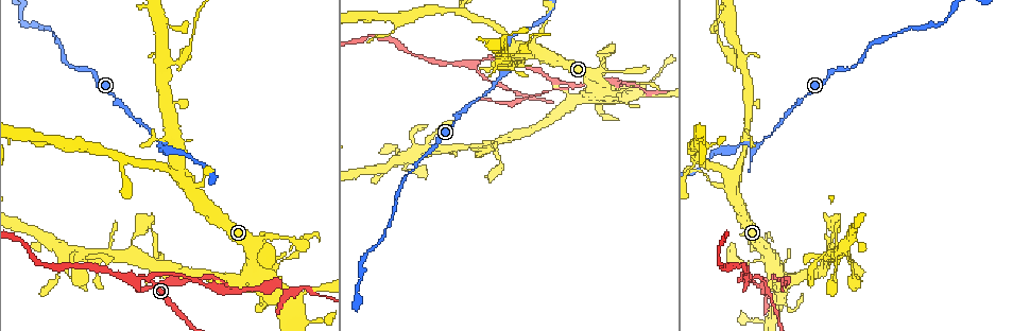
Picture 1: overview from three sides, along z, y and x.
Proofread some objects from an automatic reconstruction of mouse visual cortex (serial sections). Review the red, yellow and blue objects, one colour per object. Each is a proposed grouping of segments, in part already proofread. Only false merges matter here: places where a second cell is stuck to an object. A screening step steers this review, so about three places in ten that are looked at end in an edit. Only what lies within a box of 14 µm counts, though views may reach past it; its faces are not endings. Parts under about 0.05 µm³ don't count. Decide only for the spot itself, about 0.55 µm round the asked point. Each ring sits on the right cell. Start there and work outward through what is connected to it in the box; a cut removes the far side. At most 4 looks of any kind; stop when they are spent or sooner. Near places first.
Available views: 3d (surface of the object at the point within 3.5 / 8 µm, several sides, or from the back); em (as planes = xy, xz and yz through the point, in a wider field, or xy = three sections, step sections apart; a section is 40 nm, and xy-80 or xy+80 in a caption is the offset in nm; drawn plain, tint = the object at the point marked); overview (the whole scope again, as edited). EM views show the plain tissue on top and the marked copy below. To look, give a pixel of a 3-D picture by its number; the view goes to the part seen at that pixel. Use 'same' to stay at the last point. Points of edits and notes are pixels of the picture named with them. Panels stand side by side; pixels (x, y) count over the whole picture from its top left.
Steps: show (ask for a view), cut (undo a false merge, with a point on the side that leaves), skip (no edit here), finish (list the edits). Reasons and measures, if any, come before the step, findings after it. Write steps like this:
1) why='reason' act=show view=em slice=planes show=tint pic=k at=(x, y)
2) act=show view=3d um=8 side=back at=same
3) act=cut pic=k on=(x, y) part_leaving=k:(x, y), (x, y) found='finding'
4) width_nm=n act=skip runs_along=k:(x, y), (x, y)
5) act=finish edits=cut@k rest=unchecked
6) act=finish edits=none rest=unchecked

why='calibre changes' act=show view=3d um=3.5 side=back pic=1 at=(597, 82)

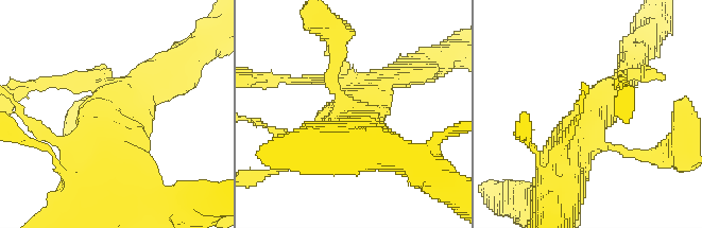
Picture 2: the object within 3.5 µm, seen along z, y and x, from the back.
act=skip runs_along=2:(614, 91), (570, 146), (549, 203) found='continuous, no second cell'

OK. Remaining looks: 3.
why='sharp bend' act=show view=3d um=3.5 pic=1 at=(421, 149)

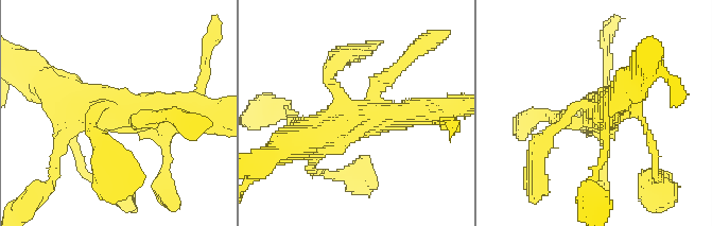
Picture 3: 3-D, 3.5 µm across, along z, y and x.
act=show view=em slice=xy step=5 show=tint pic=3 at=(352, 119)

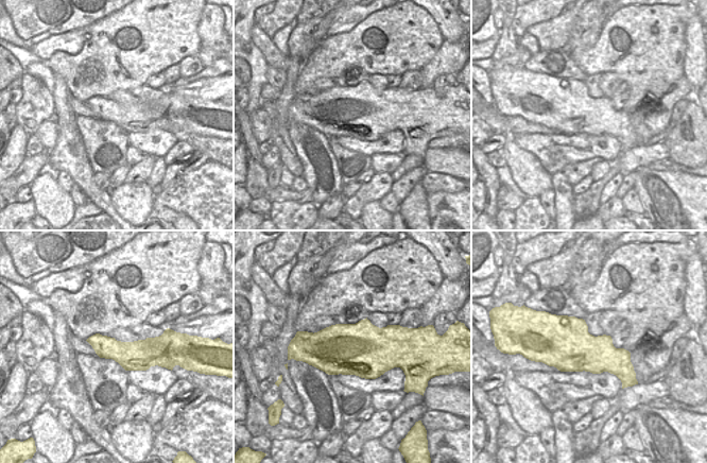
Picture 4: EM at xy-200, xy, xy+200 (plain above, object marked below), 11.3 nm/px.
why='another direction' act=show view=em slice=planes show=tint at=same

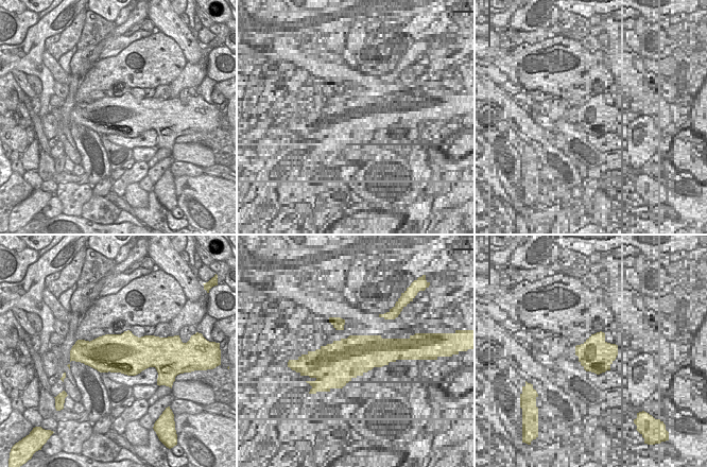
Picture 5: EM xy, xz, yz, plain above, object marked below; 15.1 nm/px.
width_nm=600 act=skip runs_along=3:(423, 112), (352, 118), (290, 145) found='continuous, no second cell'

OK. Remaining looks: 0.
act=finish edits=none rest=unchecked

